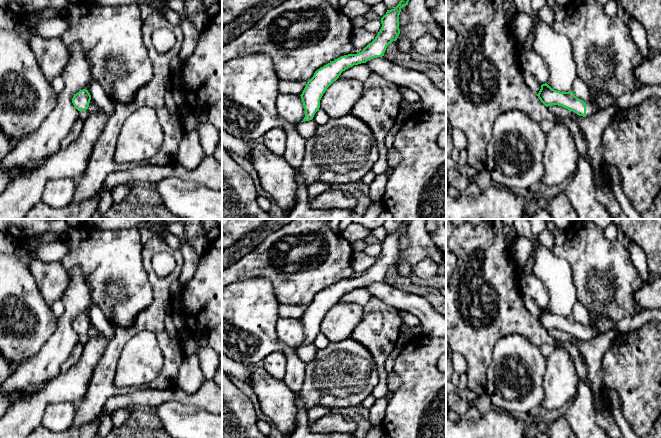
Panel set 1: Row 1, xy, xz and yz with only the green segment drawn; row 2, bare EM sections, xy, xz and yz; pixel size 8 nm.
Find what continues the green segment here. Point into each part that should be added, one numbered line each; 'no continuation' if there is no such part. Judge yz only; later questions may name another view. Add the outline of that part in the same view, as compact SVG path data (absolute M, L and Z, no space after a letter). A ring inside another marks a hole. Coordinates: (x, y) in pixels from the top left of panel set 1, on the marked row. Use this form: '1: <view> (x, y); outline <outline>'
1: yz (592, 109); outline M593 100L586 103L586 117L589 118L600 112L600 108Z

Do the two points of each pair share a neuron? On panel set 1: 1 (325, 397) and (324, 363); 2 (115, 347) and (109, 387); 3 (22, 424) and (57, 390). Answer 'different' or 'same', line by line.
1: same
2: same
3: same

